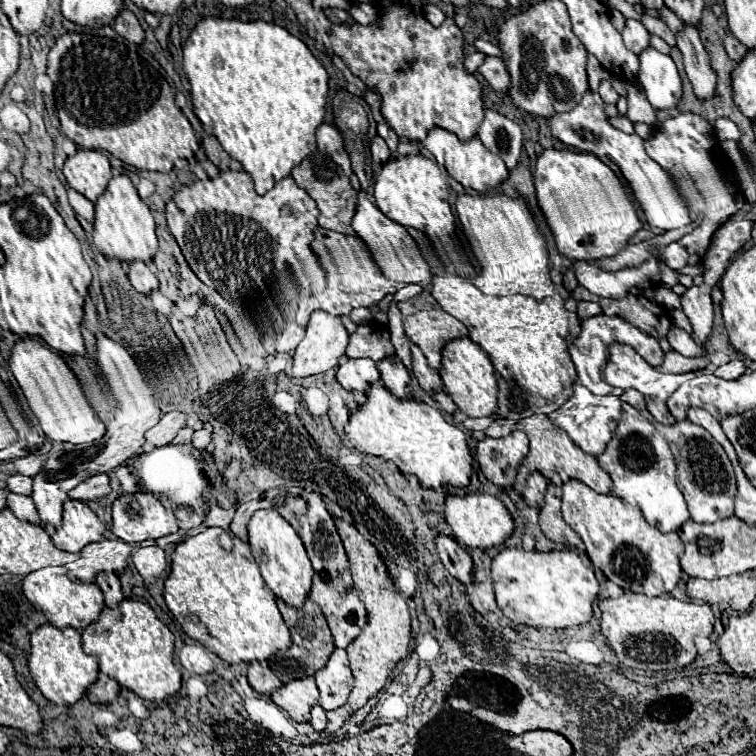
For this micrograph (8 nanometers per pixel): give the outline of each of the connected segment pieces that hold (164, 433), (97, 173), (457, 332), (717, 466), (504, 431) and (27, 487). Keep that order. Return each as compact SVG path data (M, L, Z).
M174 410L174 412L164 414L160 418L160 422L146 432L146 442L140 448L140 452L150 452L150 450L154 450L158 446L170 444L174 440L174 436L178 434L178 430L184 428L184 426L186 426L186 414L184 412Z
M76 150L74 156L68 156L62 168L66 182L76 192L84 194L90 202L106 190L108 180L112 178L108 158L98 150Z
M422 290L418 296L406 300L406 302L400 302L398 308L402 310L402 320L404 320L404 330L406 330L406 336L424 352L430 368L434 370L440 370L440 358L442 358L442 348L454 340L454 338L462 338L462 336L468 336L468 328L456 320L454 316L450 316L448 312L444 312L440 308L440 304L432 298L432 294L428 290Z
M632 388L624 390L620 400L634 406L668 440L670 450L672 450L674 460L676 460L676 466L678 466L678 484L680 484L680 490L682 490L682 494L686 498L690 518L694 522L700 522L700 524L714 524L716 520L732 516L734 514L734 496L736 496L736 476L734 476L732 464L730 464L724 448L710 436L710 432L706 432L698 424L692 424L690 420L676 422L674 426L658 424L652 418L652 414L646 410L644 396L638 390L632 390Z
M534 414L534 416L528 416L526 420L494 420L490 424L490 428L486 430L486 436L490 438L504 438L508 434L512 434L514 430L522 430L526 432L528 440L530 440L530 452L524 456L520 468L518 468L518 476L516 476L516 482L514 482L514 488L518 492L524 490L524 484L526 484L526 478L528 474L532 472L540 472L544 474L552 484L556 486L562 486L564 482L576 478L580 482L584 482L586 486L590 486L592 490L600 492L600 494L610 494L612 492L612 478L606 470L600 468L598 464L598 458L592 456L592 454L586 454L584 450L580 450L564 430L560 430L558 426L554 426L546 414Z
M14 474L8 478L8 490L10 492L16 492L16 494L26 494L30 496L32 494L32 478L28 476L22 476L22 474Z

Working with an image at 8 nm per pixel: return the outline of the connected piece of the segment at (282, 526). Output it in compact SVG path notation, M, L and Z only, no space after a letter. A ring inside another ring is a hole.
M256 510L248 524L248 544L252 548L254 560L258 562L266 586L282 598L292 608L302 608L304 600L310 594L312 584L312 564L308 560L308 554L304 550L304 544L296 530L276 512L276 510Z

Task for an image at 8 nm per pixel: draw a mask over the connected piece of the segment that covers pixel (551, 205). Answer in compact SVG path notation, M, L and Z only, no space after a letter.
M554 148L544 150L536 162L534 186L538 204L554 232L558 252L570 260L600 260L616 256L642 228L618 176L594 154Z

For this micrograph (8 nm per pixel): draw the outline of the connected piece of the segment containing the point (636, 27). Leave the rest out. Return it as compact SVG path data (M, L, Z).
M626 20L626 26L622 30L622 38L624 38L624 44L628 50L632 50L634 54L640 54L642 50L648 48L650 34L642 26L640 20Z

